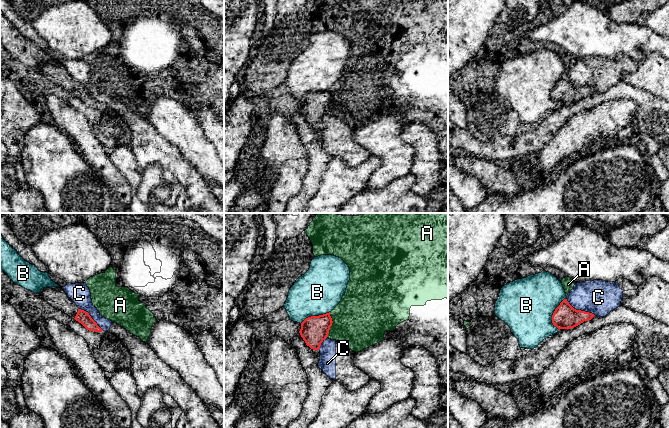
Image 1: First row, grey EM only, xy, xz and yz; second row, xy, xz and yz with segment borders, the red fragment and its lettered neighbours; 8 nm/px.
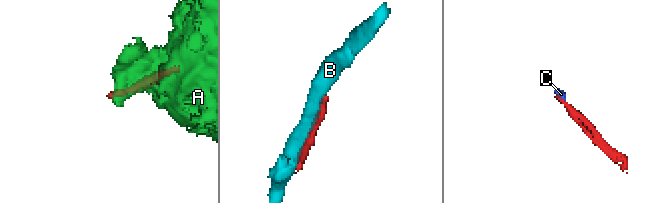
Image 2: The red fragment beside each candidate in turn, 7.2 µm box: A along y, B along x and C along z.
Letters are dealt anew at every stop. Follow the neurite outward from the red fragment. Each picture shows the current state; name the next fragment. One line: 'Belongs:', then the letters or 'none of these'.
Belongs: none of these

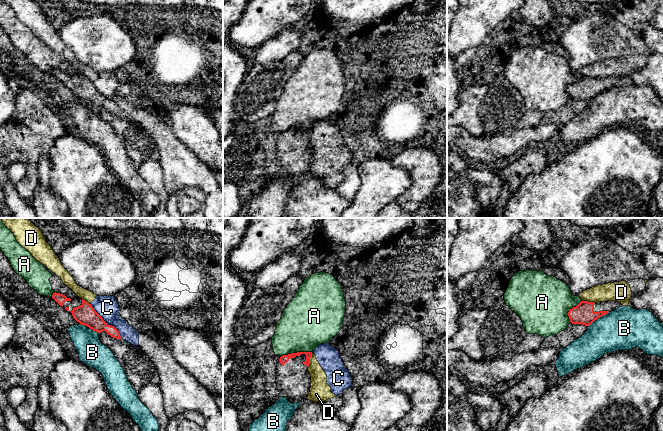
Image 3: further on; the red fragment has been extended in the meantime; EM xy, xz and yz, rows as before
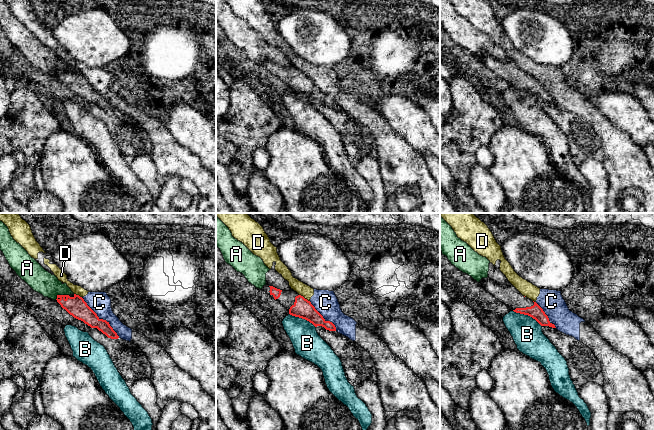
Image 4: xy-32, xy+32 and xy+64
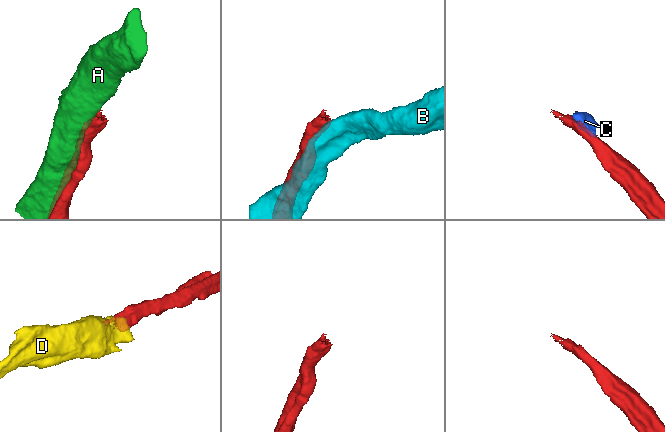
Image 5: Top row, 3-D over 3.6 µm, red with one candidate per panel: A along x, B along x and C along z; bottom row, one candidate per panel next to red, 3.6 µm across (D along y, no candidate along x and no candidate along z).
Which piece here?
Belongs: none of these

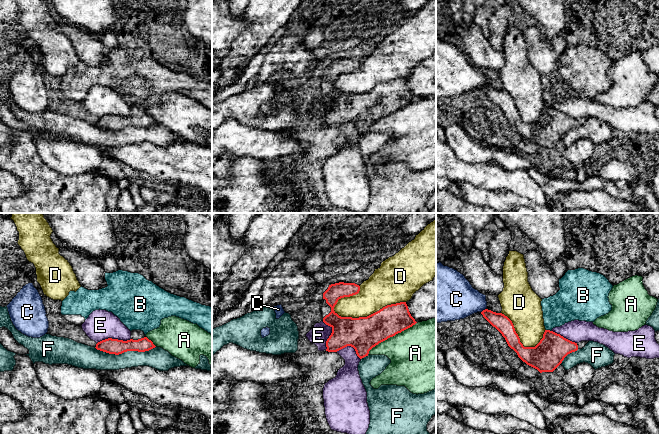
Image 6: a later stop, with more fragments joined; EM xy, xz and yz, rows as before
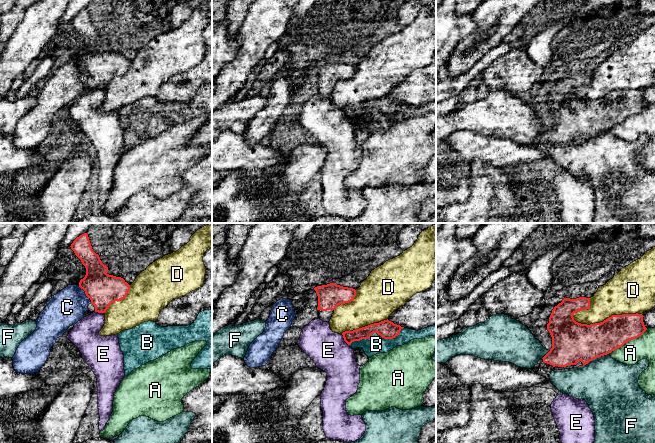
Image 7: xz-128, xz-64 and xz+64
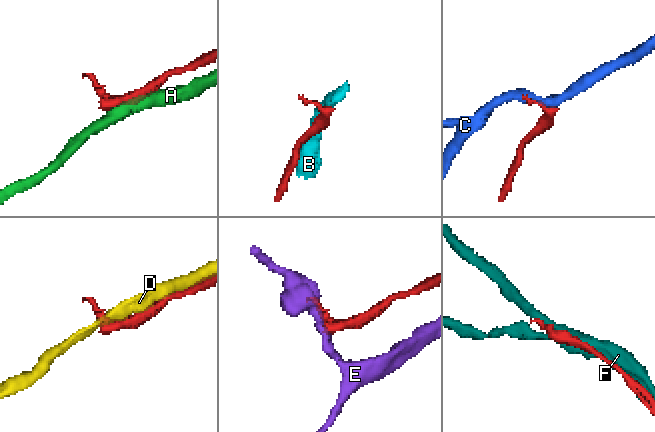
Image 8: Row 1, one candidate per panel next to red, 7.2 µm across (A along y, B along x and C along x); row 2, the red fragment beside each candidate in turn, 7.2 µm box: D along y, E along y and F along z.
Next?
Belongs: none of these

